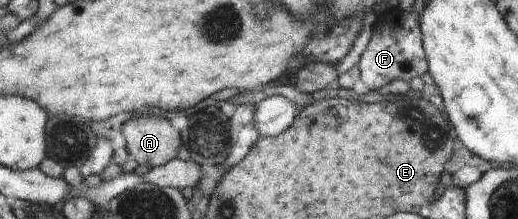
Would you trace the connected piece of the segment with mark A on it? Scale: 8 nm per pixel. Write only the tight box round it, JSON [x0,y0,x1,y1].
[122,114,180,167]

